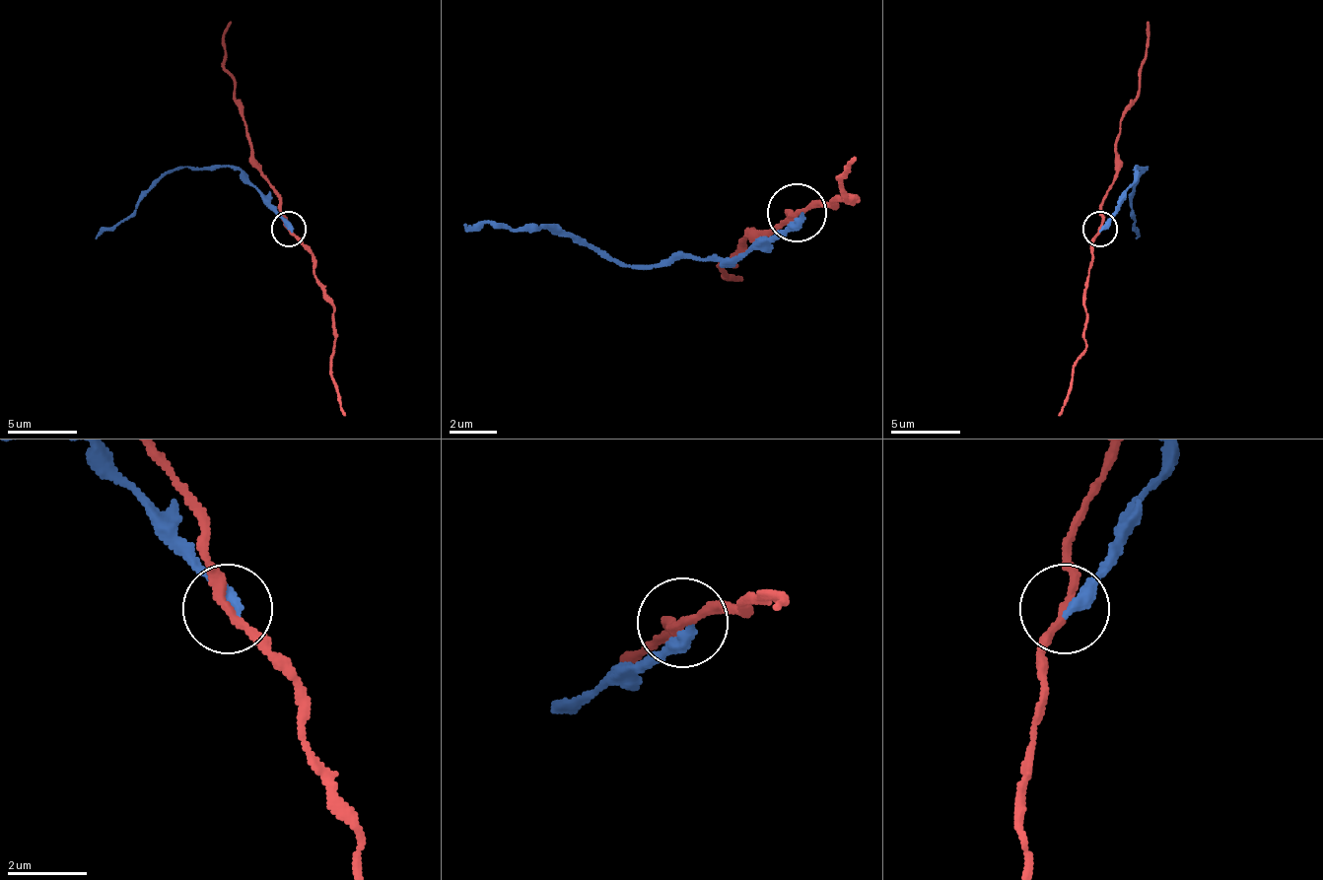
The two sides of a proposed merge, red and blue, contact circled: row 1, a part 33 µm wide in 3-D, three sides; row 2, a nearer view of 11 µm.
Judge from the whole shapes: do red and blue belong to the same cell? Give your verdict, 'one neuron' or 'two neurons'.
two neurons

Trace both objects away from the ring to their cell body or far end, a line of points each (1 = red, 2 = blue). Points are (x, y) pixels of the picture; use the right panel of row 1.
1: (1099, 230), (1100, 202), (1114, 170), (1115, 136), (1123, 108), (1139, 92), (1149, 22)
2: (1098, 230), (1119, 205), (1135, 170), (1147, 168), (1131, 195), (1135, 239)

